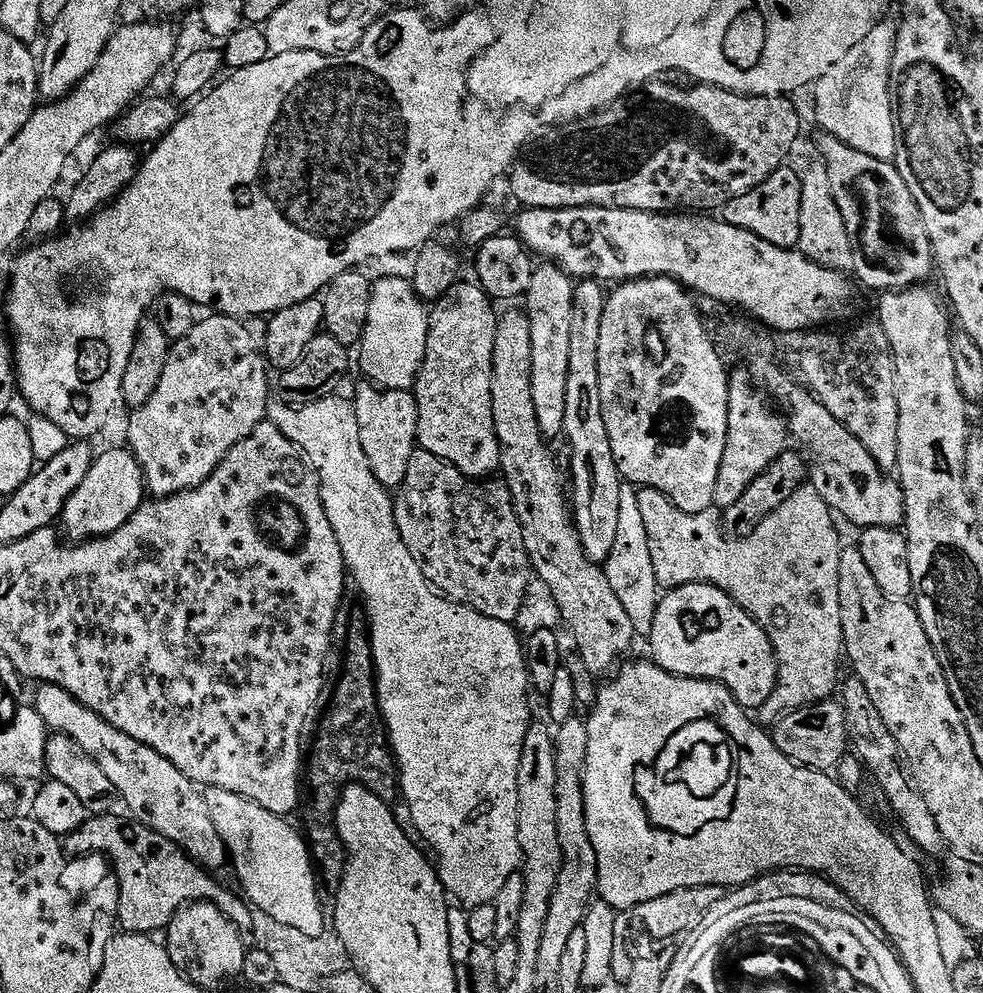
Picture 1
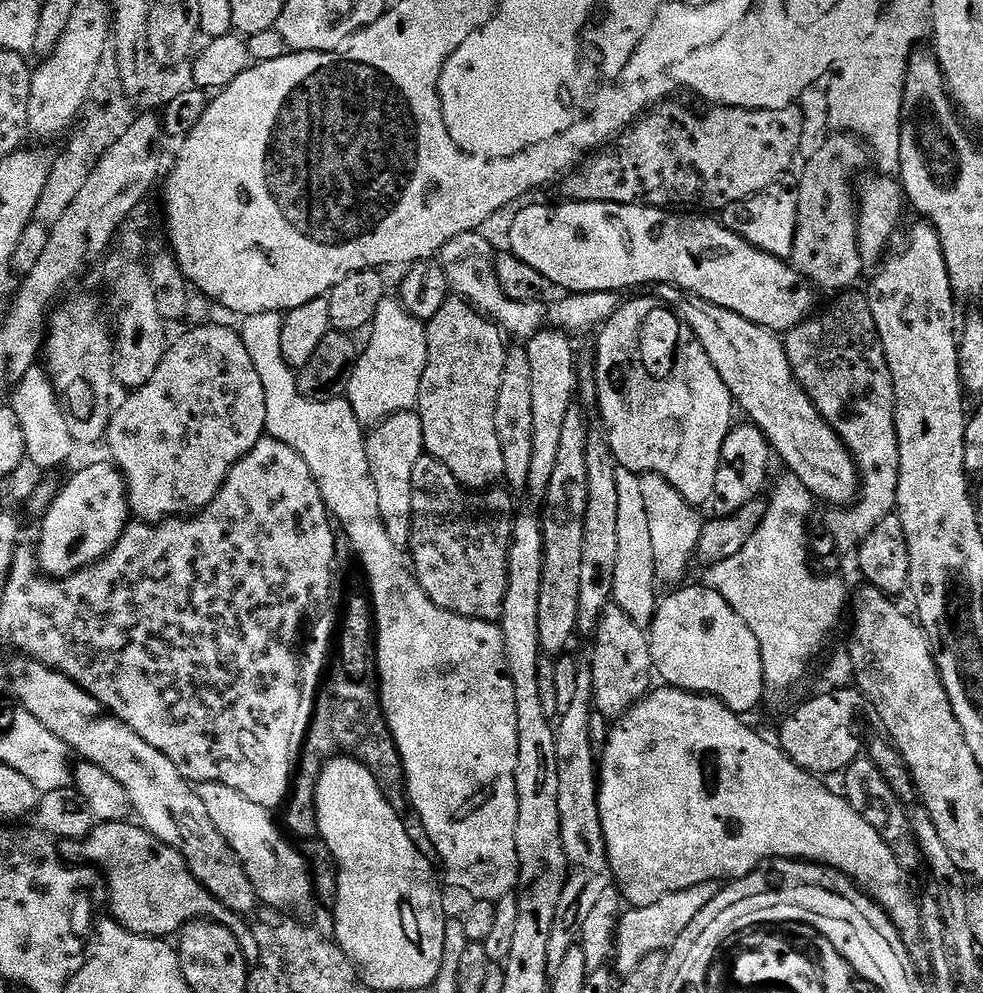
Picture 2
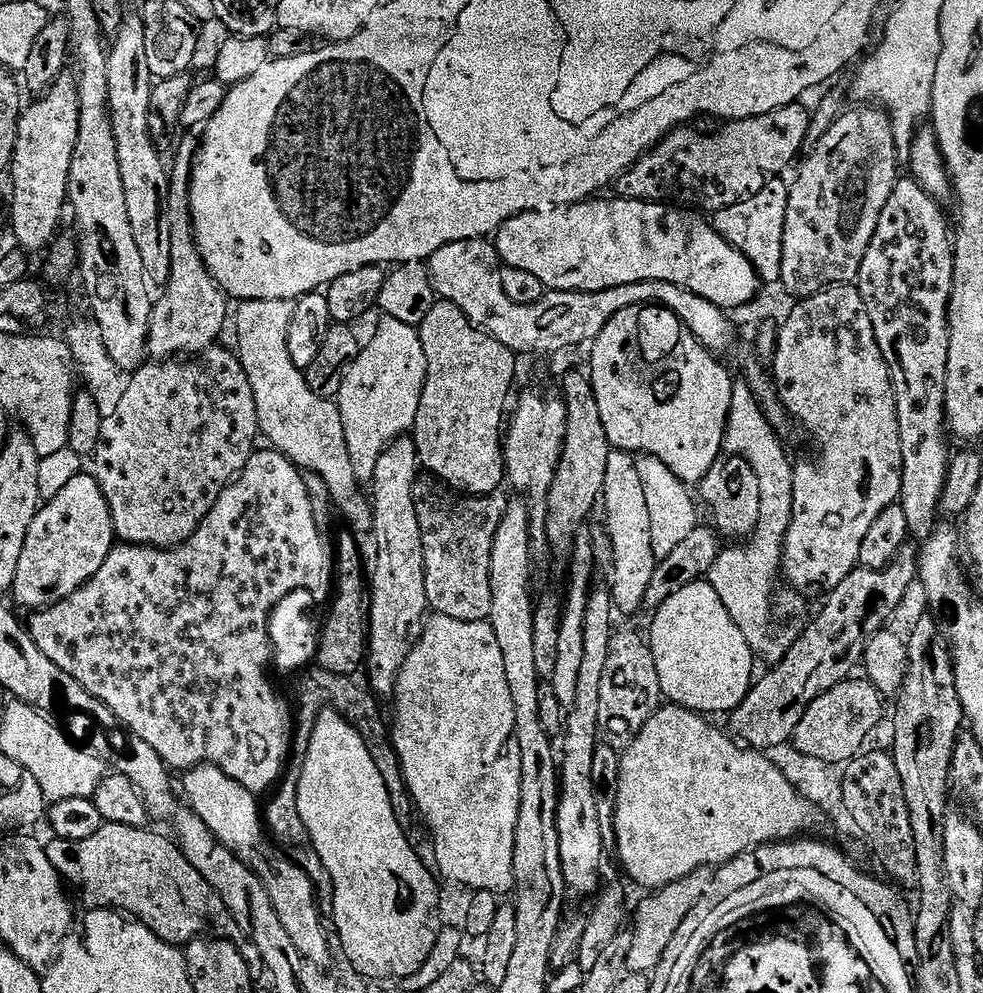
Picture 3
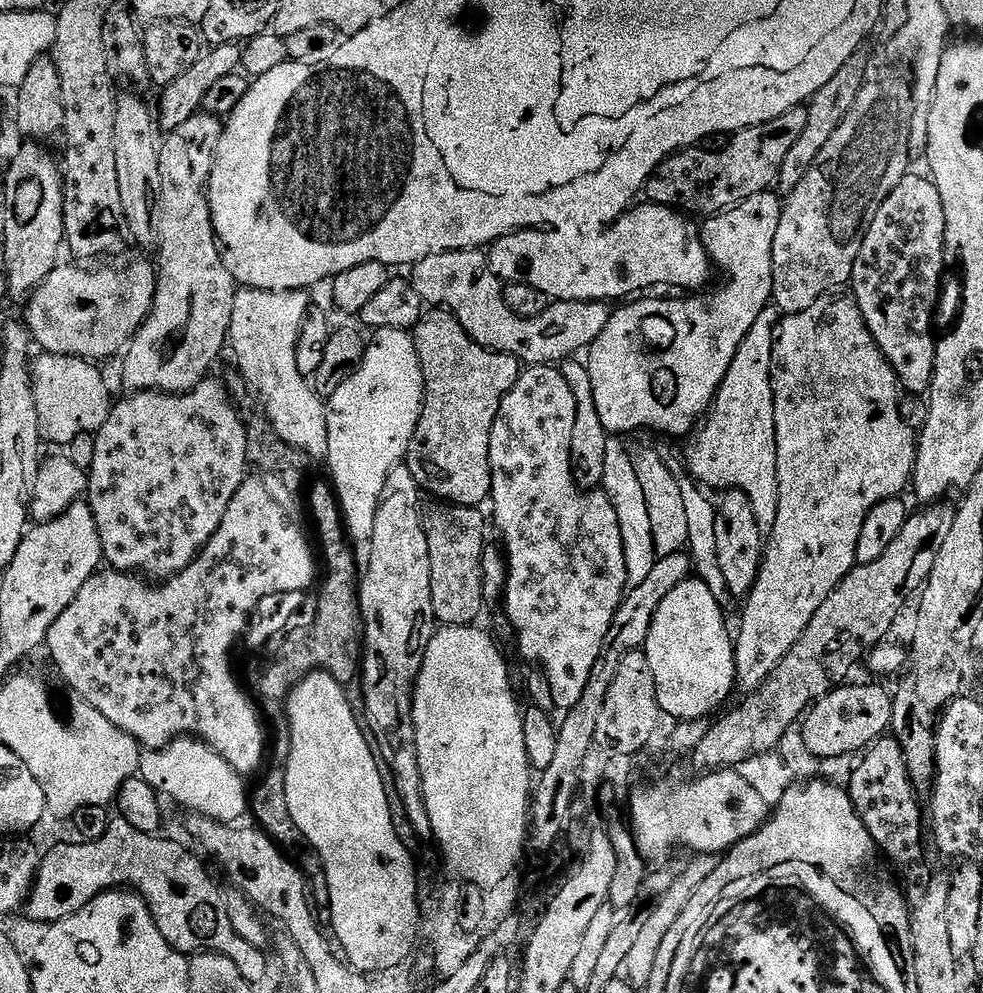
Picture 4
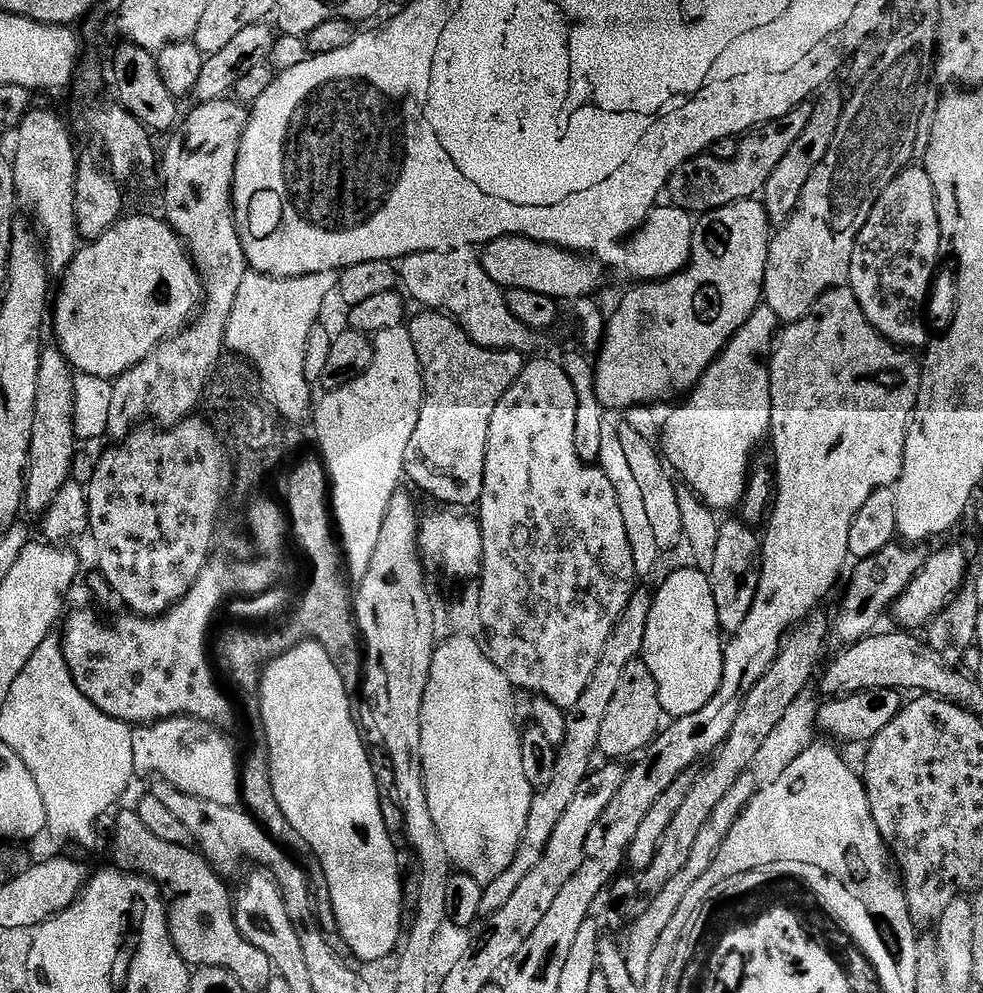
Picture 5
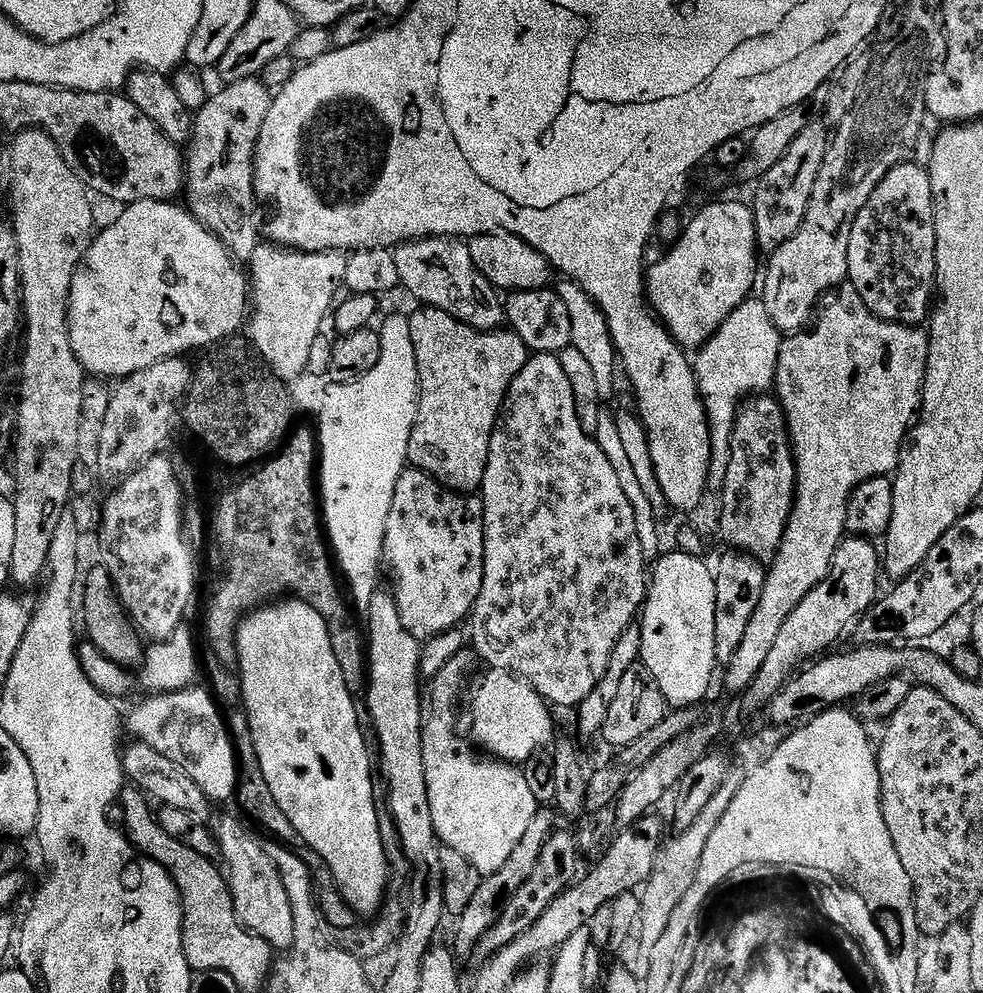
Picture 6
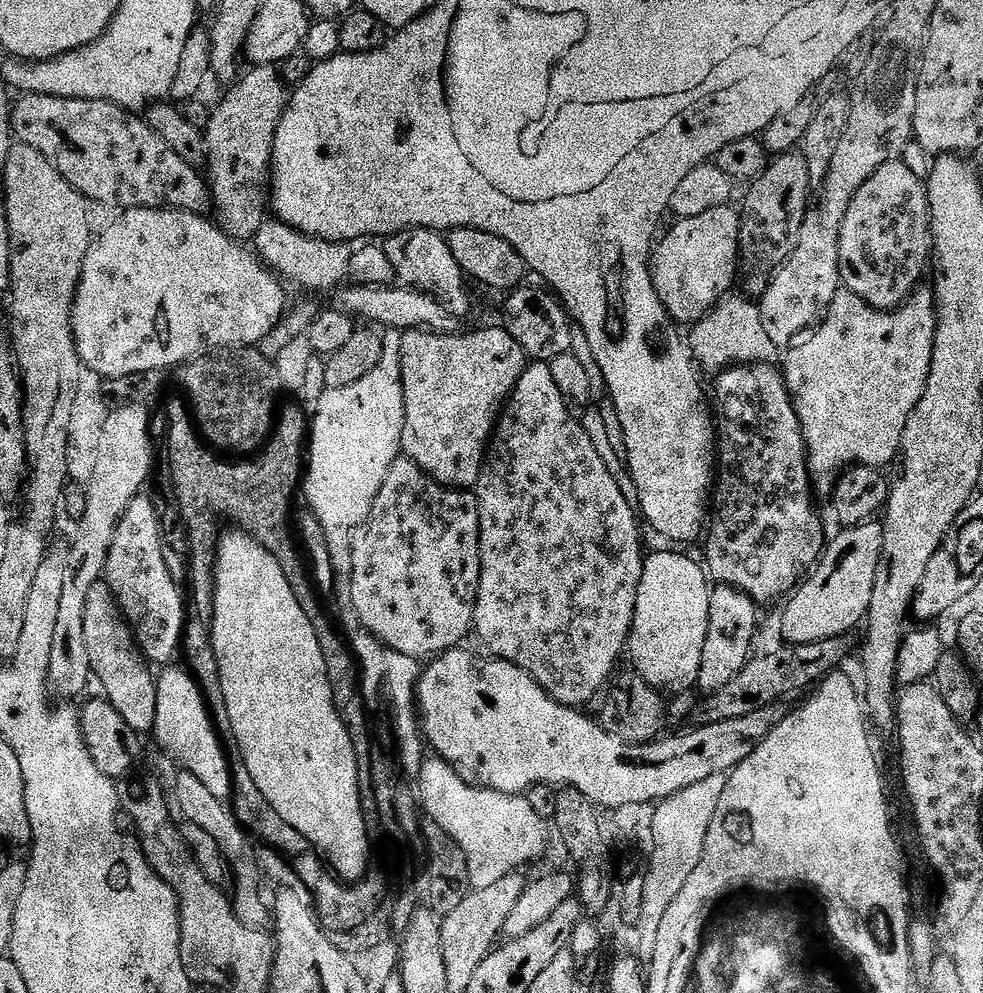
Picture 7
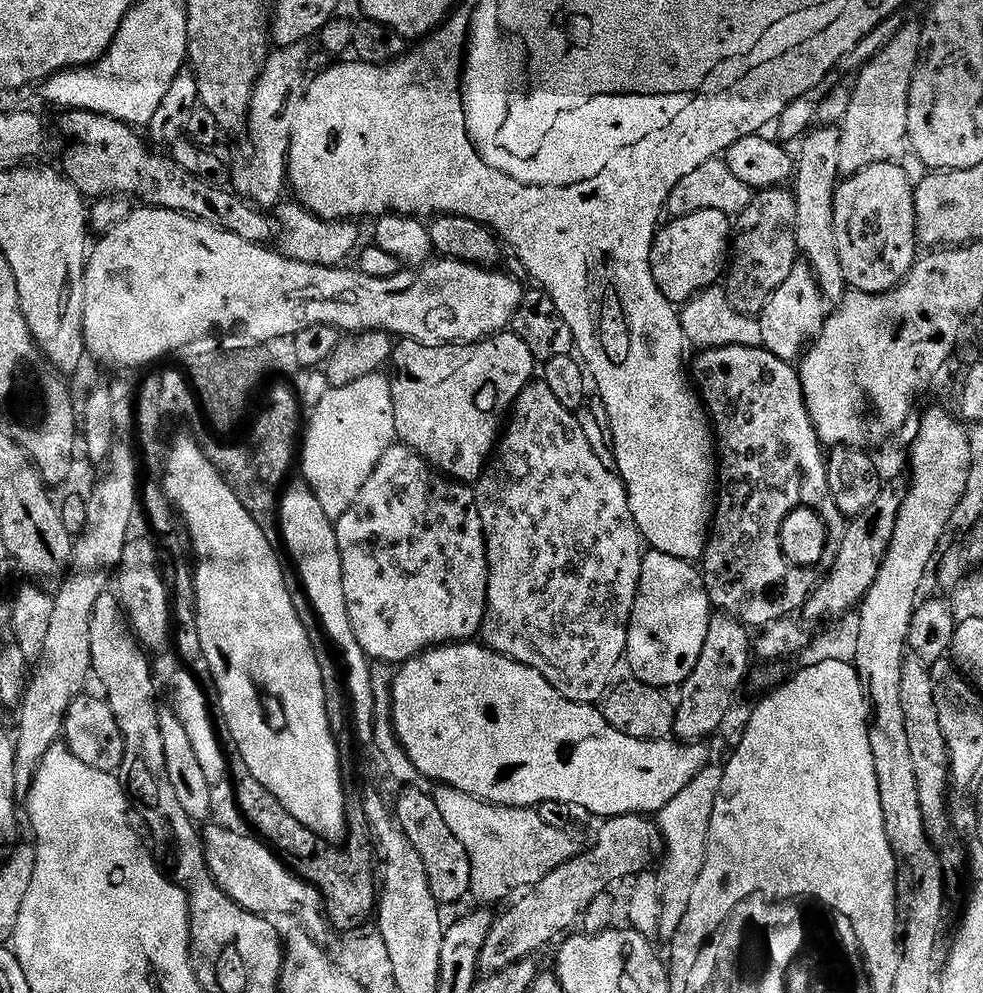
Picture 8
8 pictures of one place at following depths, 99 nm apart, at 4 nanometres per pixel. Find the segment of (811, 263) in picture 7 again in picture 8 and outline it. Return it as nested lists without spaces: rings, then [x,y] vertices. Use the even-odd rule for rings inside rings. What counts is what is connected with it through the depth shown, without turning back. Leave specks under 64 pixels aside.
[[[797,263],[790,278],[786,278],[786,282],[782,282],[778,290],[774,290],[770,302],[766,302],[766,306],[759,314],[762,347],[783,360],[799,361],[824,328],[826,319],[824,307],[826,307],[826,301],[807,263]]]

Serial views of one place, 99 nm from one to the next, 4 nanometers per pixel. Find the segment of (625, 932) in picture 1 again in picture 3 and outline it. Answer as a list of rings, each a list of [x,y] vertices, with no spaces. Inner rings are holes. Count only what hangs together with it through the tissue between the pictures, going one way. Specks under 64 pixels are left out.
[[[699,868],[686,878],[678,882],[670,882],[670,886],[657,888],[651,894],[645,895],[640,905],[634,908],[636,914],[636,925],[630,928],[633,936],[627,971],[632,974],[652,974],[659,964],[666,951],[666,946],[673,941],[674,934],[678,931],[678,926],[686,919],[686,914],[690,913],[701,901],[702,896],[710,890],[716,872],[712,868]]]

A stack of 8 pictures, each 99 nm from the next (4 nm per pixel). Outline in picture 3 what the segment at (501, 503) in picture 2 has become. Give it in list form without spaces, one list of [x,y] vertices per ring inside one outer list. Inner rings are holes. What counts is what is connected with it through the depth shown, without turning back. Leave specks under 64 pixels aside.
[[[431,474],[421,475],[414,482],[414,506],[418,514],[418,526],[422,530],[422,546],[424,547],[424,569],[426,570],[426,598],[428,599],[428,607],[433,613],[449,616],[450,618],[458,618],[462,622],[478,622],[479,620],[488,620],[490,614],[490,602],[492,595],[490,594],[490,562],[491,551],[494,548],[494,538],[498,532],[500,517],[502,515],[502,504],[496,501],[492,496],[465,496],[451,488],[446,484],[440,483],[435,476]]]

